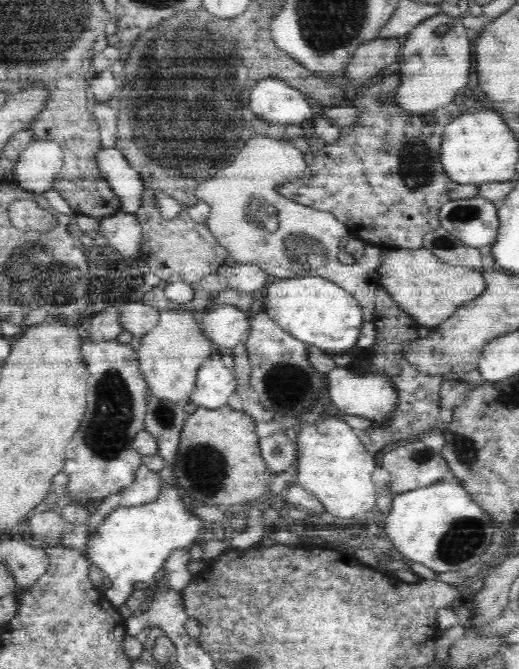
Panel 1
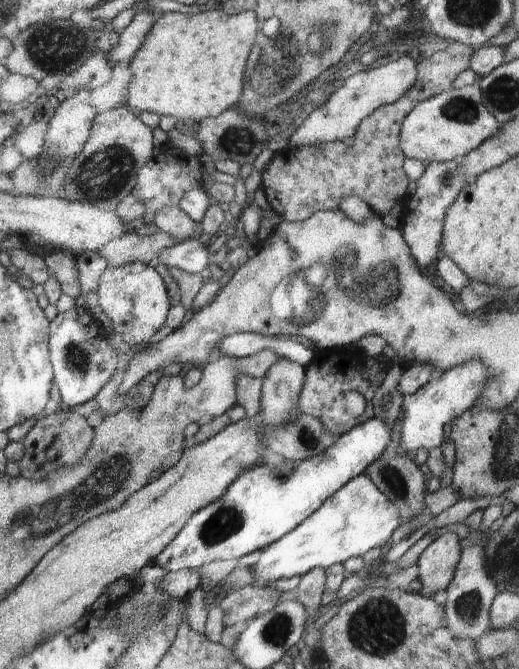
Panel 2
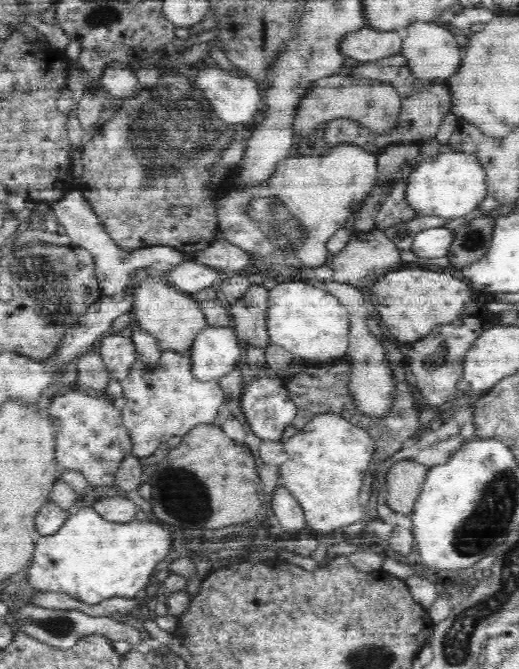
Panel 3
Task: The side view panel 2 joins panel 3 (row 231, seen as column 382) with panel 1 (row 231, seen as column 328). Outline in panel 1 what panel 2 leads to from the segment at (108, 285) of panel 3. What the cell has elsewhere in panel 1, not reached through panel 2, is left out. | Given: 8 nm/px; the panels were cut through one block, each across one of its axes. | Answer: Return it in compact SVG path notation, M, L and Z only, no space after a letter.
M119 211L110 217L99 218L99 223L100 227L97 232L105 238L109 248L117 251L126 258L128 256L140 256L143 230L134 214L126 214L125 212Z

